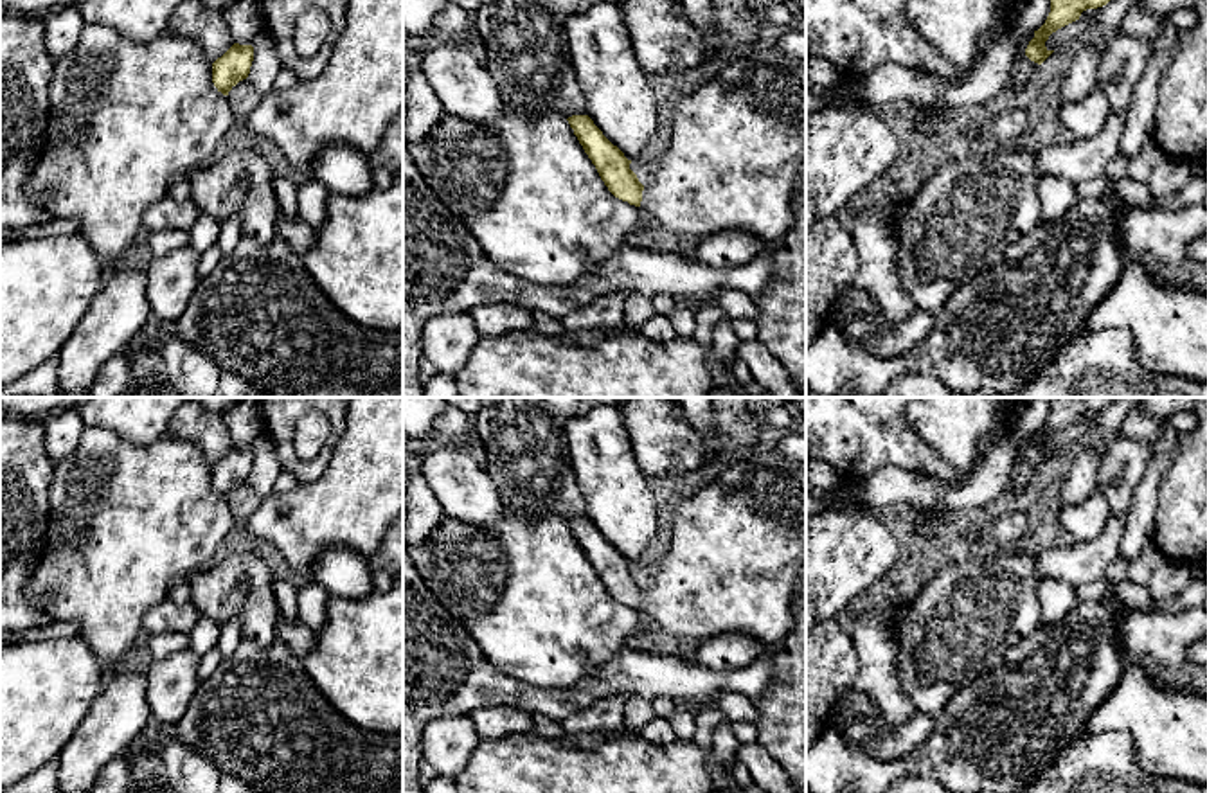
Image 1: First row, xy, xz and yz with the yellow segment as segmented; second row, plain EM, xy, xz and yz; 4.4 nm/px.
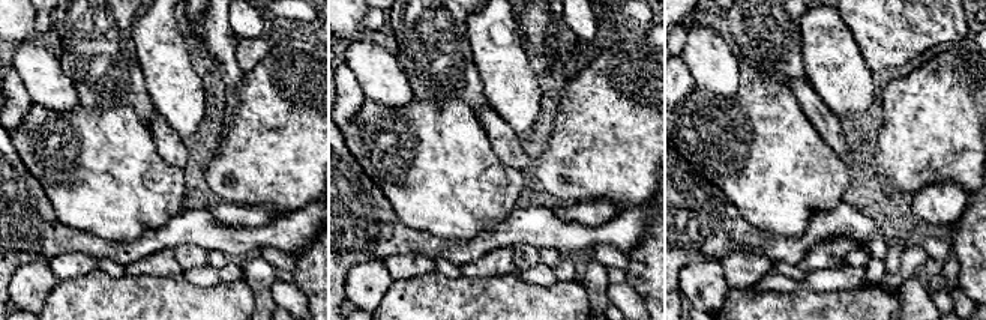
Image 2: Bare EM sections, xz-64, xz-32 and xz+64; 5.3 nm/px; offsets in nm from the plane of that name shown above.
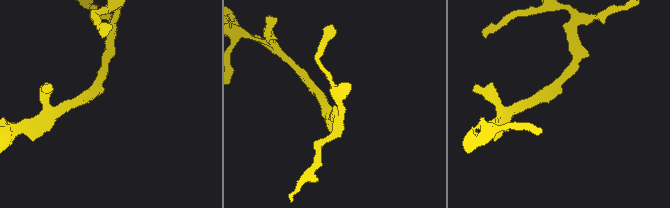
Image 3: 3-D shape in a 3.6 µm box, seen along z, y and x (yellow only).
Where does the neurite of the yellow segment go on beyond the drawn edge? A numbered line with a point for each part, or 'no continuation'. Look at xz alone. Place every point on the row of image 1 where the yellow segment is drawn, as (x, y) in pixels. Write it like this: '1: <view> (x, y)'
1: xz (738, 144)

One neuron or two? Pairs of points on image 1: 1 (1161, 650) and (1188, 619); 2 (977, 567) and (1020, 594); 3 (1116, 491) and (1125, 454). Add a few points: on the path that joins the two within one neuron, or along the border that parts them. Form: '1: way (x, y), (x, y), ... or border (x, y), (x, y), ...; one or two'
1: way (1166, 642), (1182, 626); one
2: way (988, 578), (1004, 594), (1010, 594); one
3: way (1119, 482), (1125, 463); one

